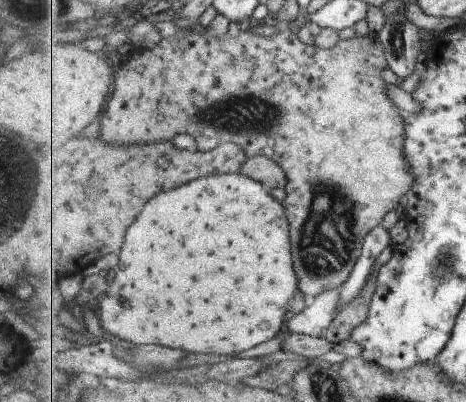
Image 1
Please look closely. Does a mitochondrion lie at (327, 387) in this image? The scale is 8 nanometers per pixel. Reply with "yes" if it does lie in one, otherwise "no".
yes

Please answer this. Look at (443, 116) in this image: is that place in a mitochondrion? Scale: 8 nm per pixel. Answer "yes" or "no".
no

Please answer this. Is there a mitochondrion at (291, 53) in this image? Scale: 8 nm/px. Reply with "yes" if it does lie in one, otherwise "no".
no

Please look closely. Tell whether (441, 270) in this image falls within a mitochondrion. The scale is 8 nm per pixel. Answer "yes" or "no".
yes

